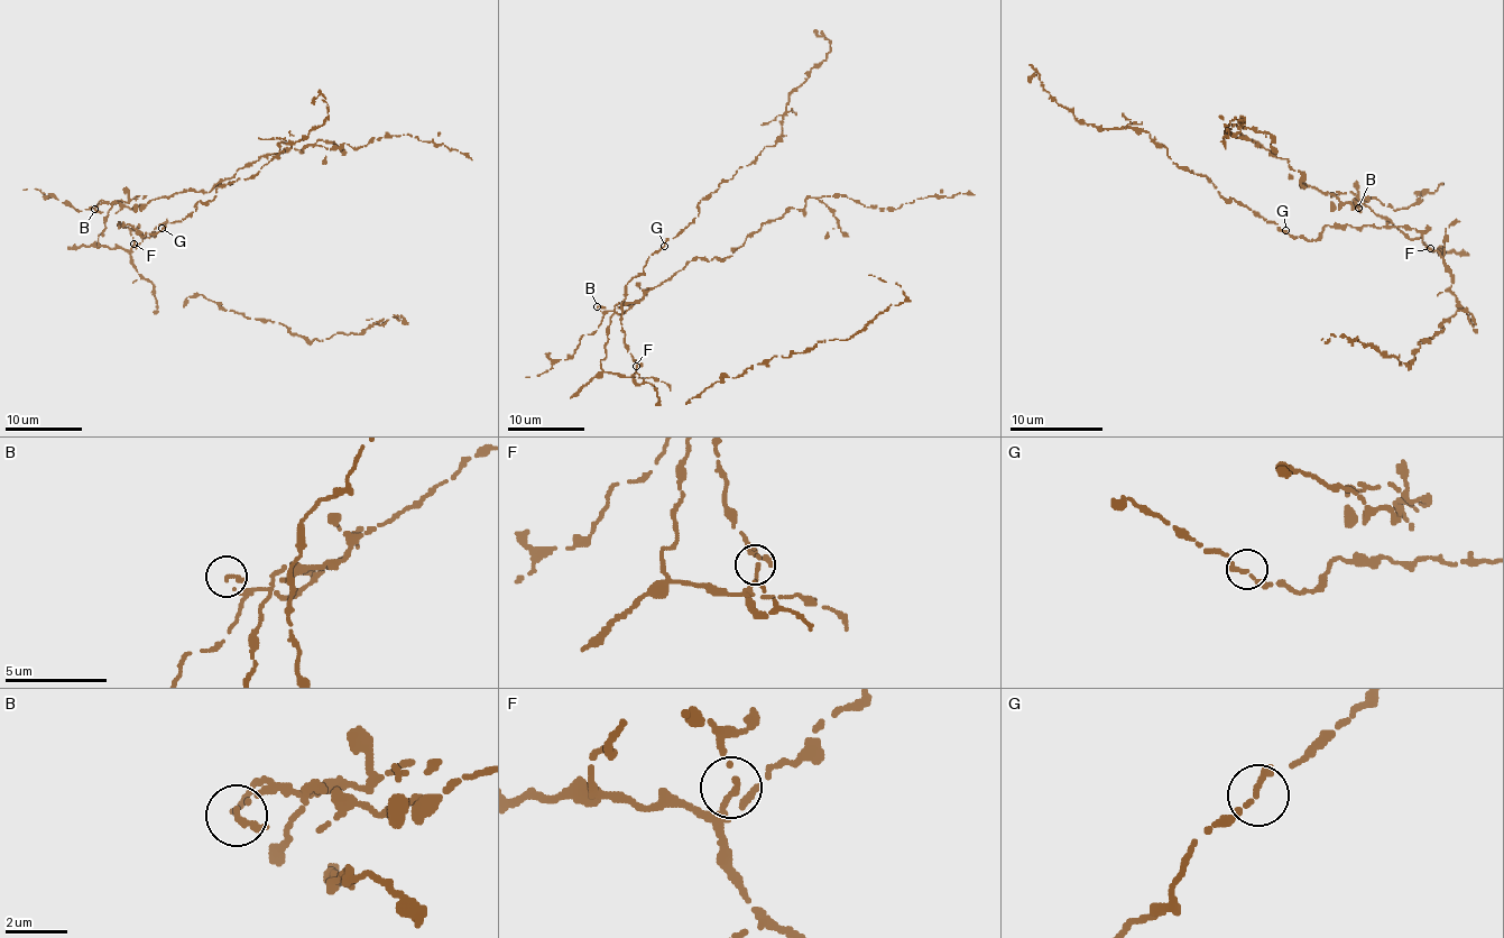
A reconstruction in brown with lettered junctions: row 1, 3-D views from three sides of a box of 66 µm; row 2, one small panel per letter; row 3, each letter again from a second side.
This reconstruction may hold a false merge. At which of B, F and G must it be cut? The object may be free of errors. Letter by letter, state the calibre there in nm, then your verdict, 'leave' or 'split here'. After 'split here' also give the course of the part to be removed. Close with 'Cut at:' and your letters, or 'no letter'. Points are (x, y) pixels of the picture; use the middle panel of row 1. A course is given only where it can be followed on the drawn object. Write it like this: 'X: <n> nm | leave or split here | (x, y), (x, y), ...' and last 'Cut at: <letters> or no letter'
B: 260 nm | split here | (597, 305), (602, 321), (597, 331), (583, 334), (573, 353), (541, 374), (525, 377)
F: 240 nm | leave
G: 240 nm | leave
Cut at: B

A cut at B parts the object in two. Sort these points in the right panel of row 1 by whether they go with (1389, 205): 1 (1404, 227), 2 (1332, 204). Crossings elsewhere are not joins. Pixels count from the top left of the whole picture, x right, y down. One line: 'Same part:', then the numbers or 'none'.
Same part: 2

